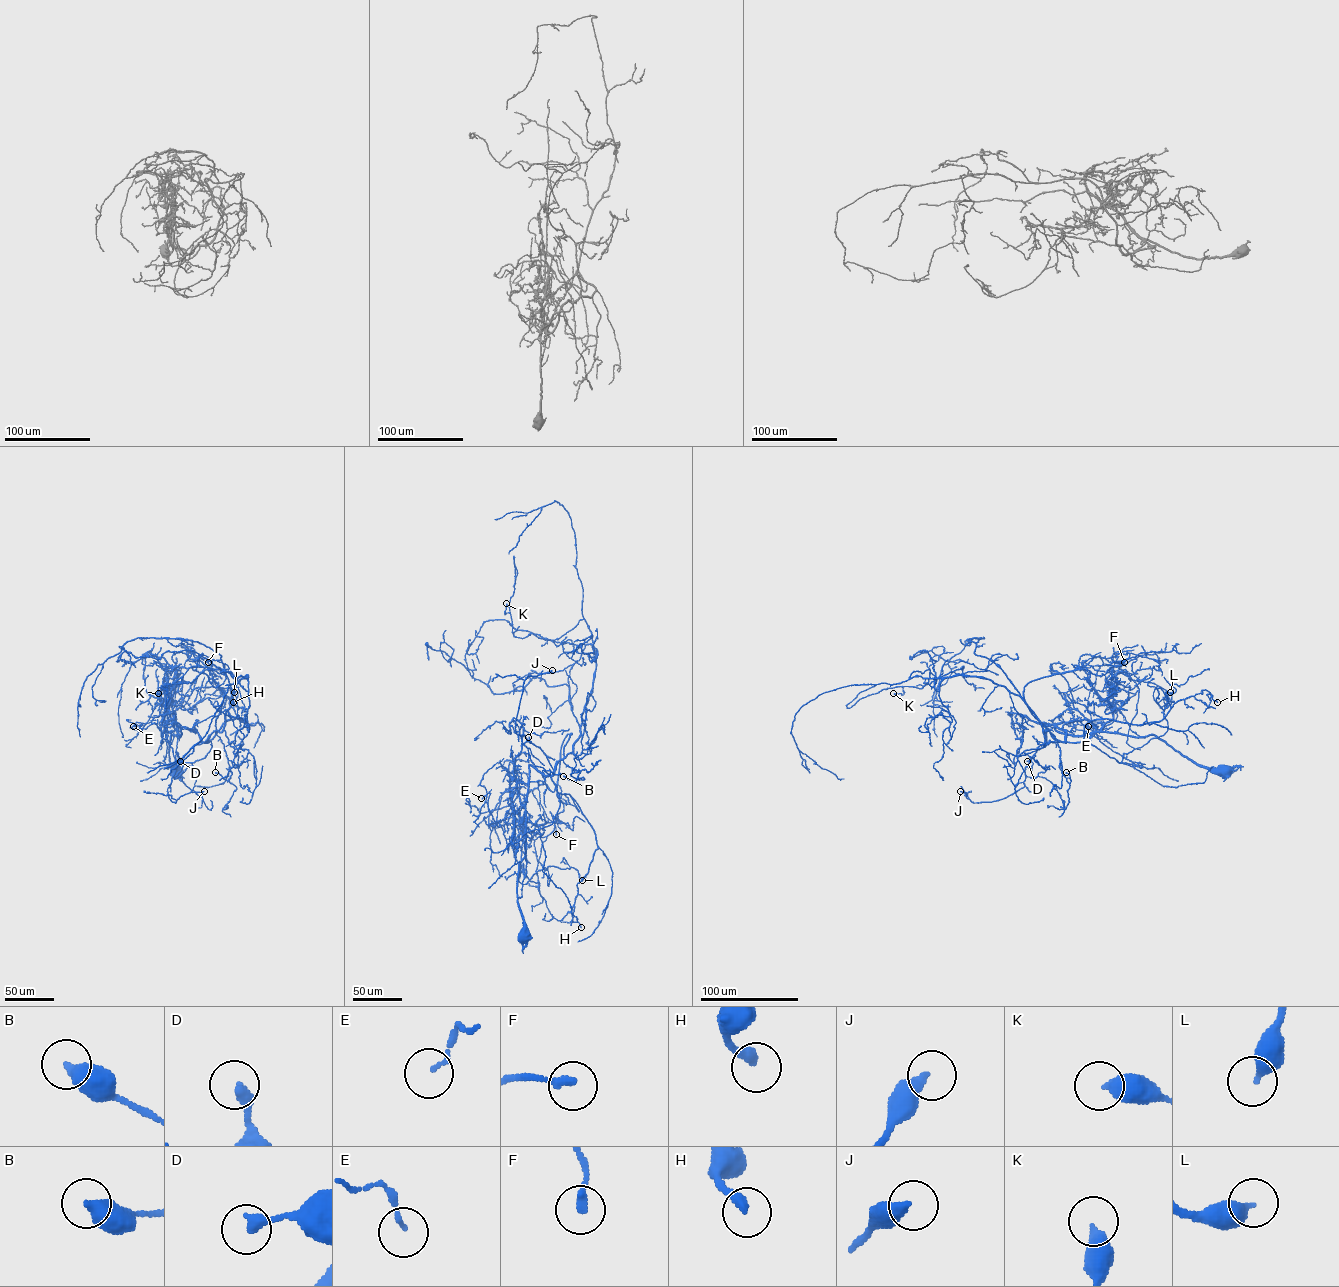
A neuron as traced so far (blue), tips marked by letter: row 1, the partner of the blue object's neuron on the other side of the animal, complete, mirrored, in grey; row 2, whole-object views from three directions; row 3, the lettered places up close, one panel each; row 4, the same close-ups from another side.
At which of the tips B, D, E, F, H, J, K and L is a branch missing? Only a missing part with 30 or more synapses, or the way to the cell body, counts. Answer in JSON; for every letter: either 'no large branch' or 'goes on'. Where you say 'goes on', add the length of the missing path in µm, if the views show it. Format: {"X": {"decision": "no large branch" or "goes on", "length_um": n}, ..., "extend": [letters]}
{"B": {"decision": "no large branch"}, "D": {"decision": "no large branch"}, "E": {"decision": "no large branch"}, "F": {"decision": "no large branch"}, "H": {"decision": "no large branch"}, "J": {"decision": "no large branch"}, "K": {"decision": "no large branch"}, "L": {"decision": "no large branch"}, "extend": []}

